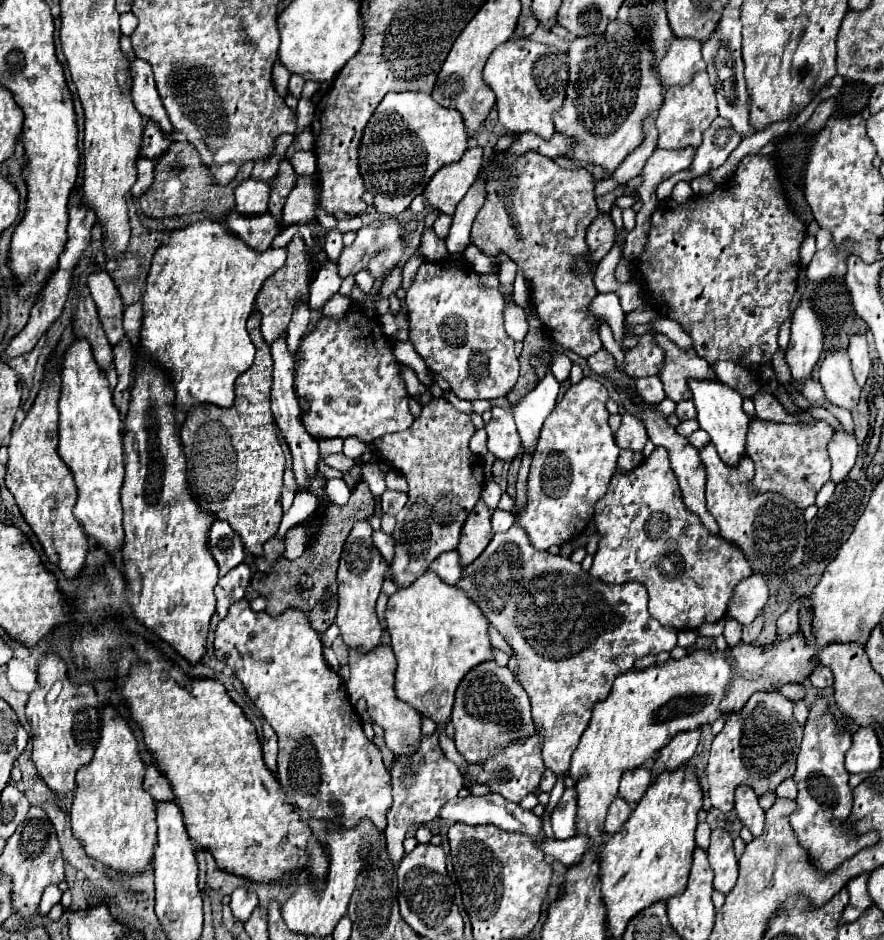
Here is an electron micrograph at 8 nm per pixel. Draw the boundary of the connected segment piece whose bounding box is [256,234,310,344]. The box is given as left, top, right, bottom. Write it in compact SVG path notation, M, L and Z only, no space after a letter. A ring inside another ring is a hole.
M296 234L296 236L290 240L290 244L288 244L286 264L264 282L264 286L262 286L262 290L260 290L260 294L258 294L258 298L256 298L258 310L260 310L260 314L262 314L262 334L264 334L264 340L266 340L268 344L272 344L272 342L286 330L296 300L308 300L310 278L308 278L308 260L306 260L304 248L306 248L306 244L304 244L302 236Z

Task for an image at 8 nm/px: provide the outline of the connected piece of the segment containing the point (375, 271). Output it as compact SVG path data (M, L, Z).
M388 220L382 224L374 222L370 226L360 228L356 240L350 246L342 248L338 264L336 264L338 274L340 278L346 278L346 276L354 276L358 270L368 270L374 278L378 278L390 268L394 268L404 252L406 252L406 244L402 242L402 226L396 220Z

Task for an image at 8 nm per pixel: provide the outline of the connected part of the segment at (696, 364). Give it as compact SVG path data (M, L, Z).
M656 334L656 342L666 352L666 364L664 364L664 370L660 372L660 380L664 382L664 390L670 400L680 402L684 400L684 396L692 398L692 392L688 388L688 382L692 378L718 380L716 372L712 370L712 364L696 356L694 348L682 350L664 334Z

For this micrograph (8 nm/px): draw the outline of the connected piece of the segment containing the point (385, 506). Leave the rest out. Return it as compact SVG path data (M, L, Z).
M386 490L381 497L381 507L384 513L395 516L406 505L406 492Z

